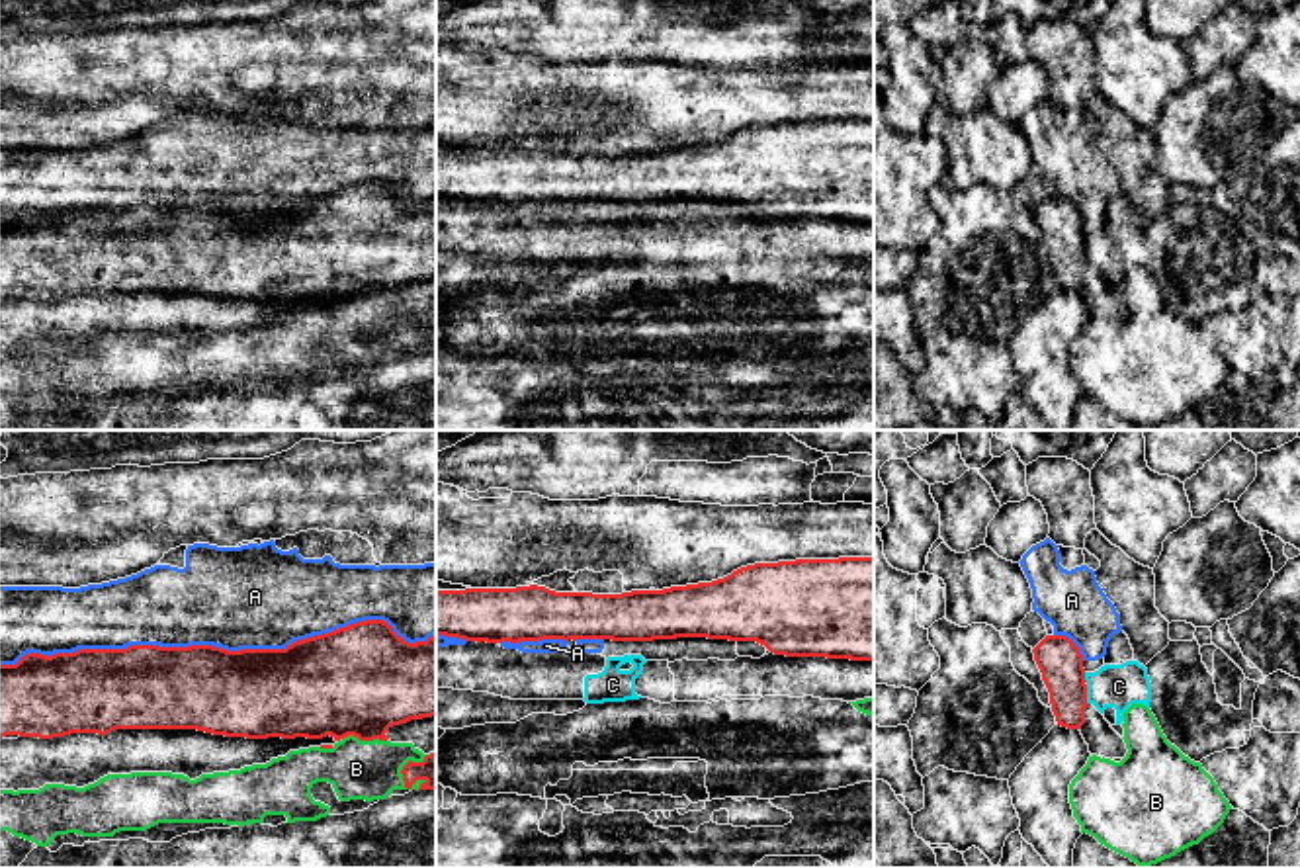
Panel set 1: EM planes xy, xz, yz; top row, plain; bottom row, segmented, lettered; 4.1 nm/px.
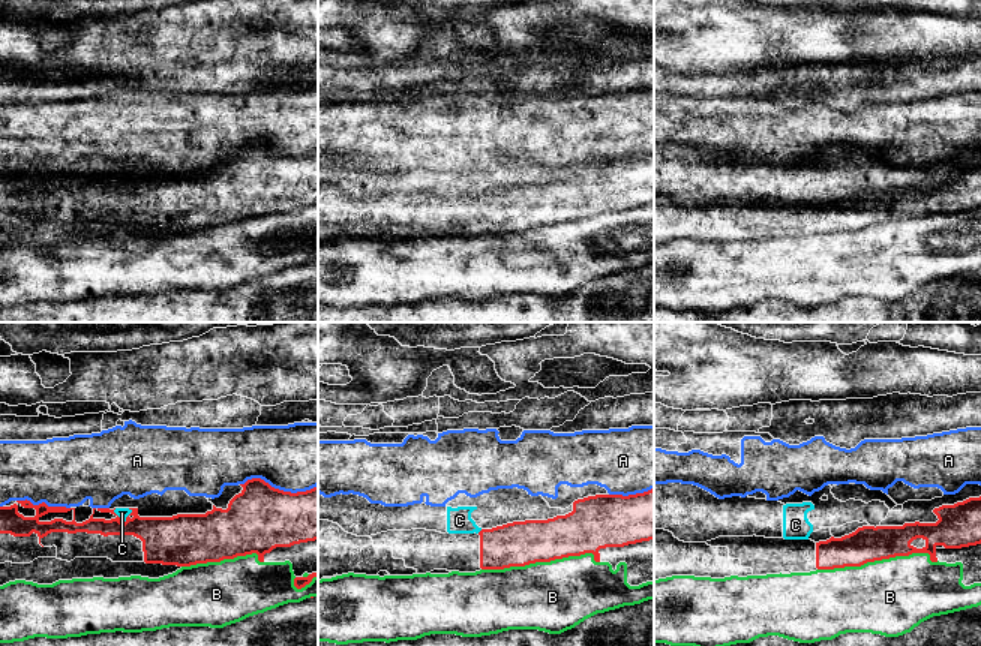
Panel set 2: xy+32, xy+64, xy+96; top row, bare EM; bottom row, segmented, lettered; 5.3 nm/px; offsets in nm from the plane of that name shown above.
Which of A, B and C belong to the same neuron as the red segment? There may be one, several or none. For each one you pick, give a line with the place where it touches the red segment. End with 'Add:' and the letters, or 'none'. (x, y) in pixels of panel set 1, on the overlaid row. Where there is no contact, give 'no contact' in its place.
Add: none

